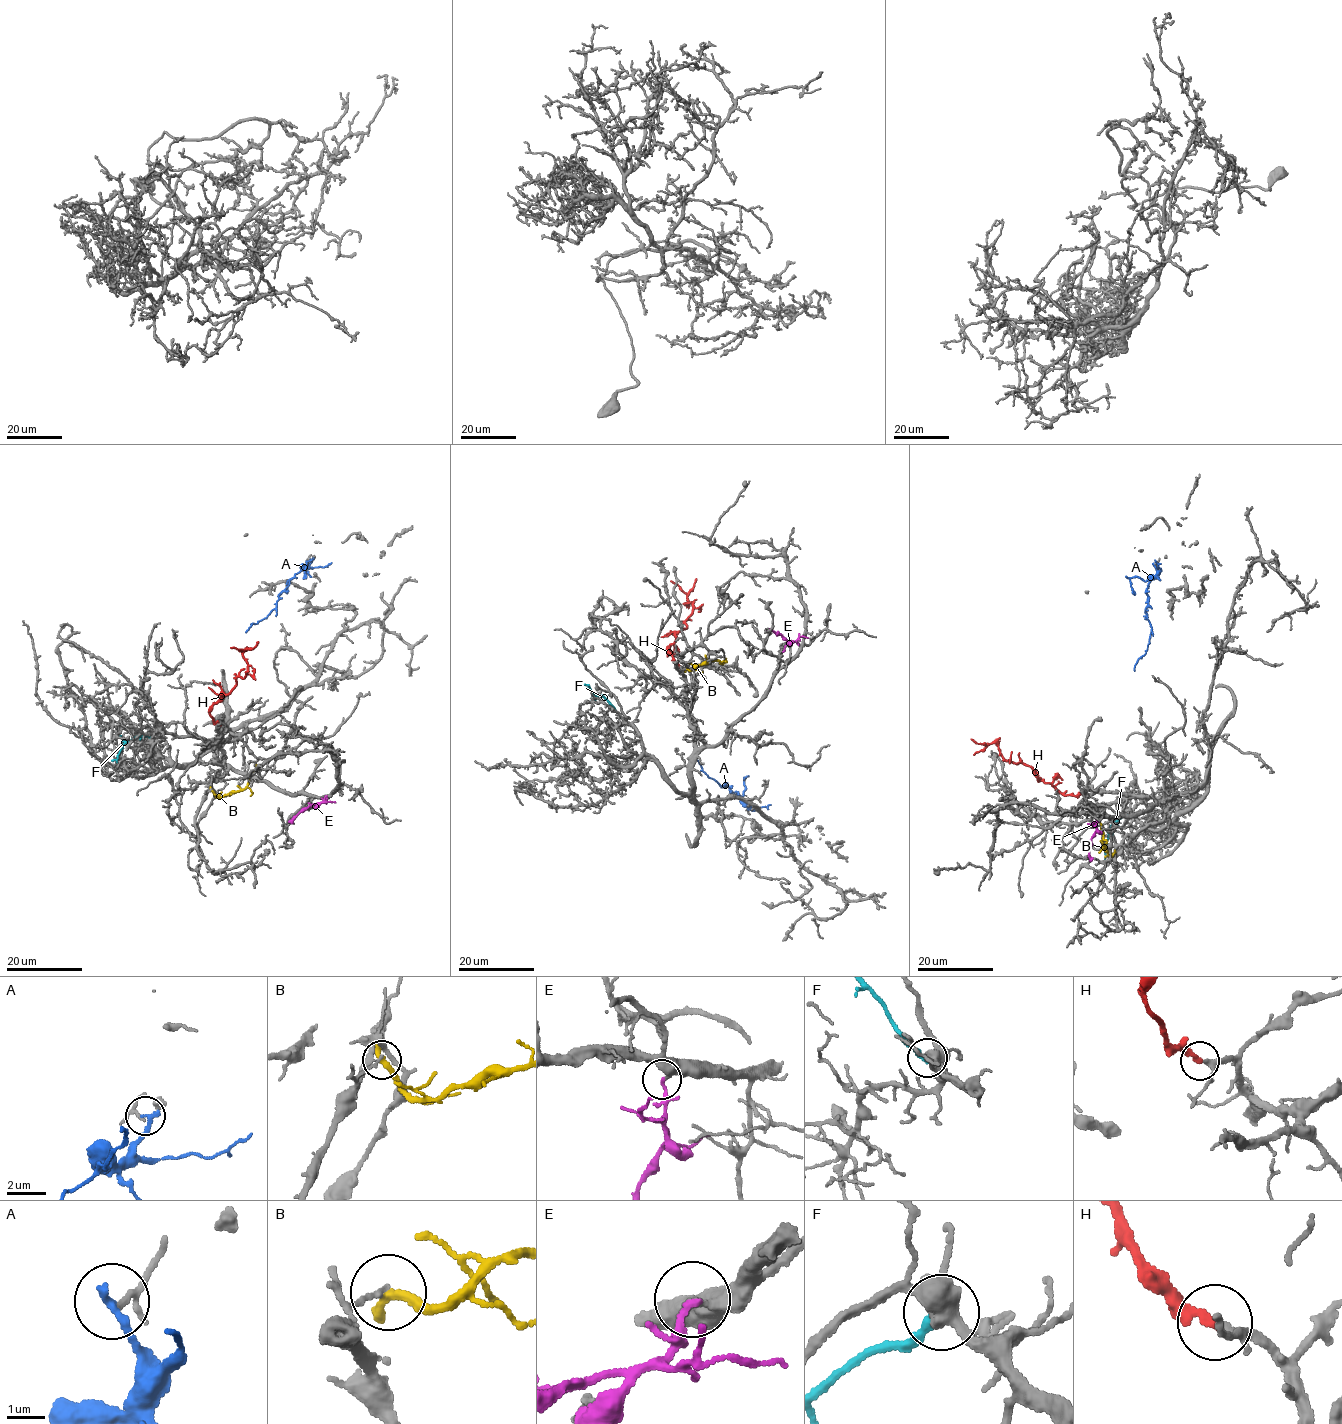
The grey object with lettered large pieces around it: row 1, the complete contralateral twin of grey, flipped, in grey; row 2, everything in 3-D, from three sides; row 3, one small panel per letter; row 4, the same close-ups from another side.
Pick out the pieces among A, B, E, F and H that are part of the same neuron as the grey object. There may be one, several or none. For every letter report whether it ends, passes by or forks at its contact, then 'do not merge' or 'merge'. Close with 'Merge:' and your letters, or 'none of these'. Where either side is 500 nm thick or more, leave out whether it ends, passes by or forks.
A: it ends there; do not merge
B: it ends there; do not merge
E: it ends there; do not merge
F: it ends there; do not merge
H: it ends there; merge
Merge: H

